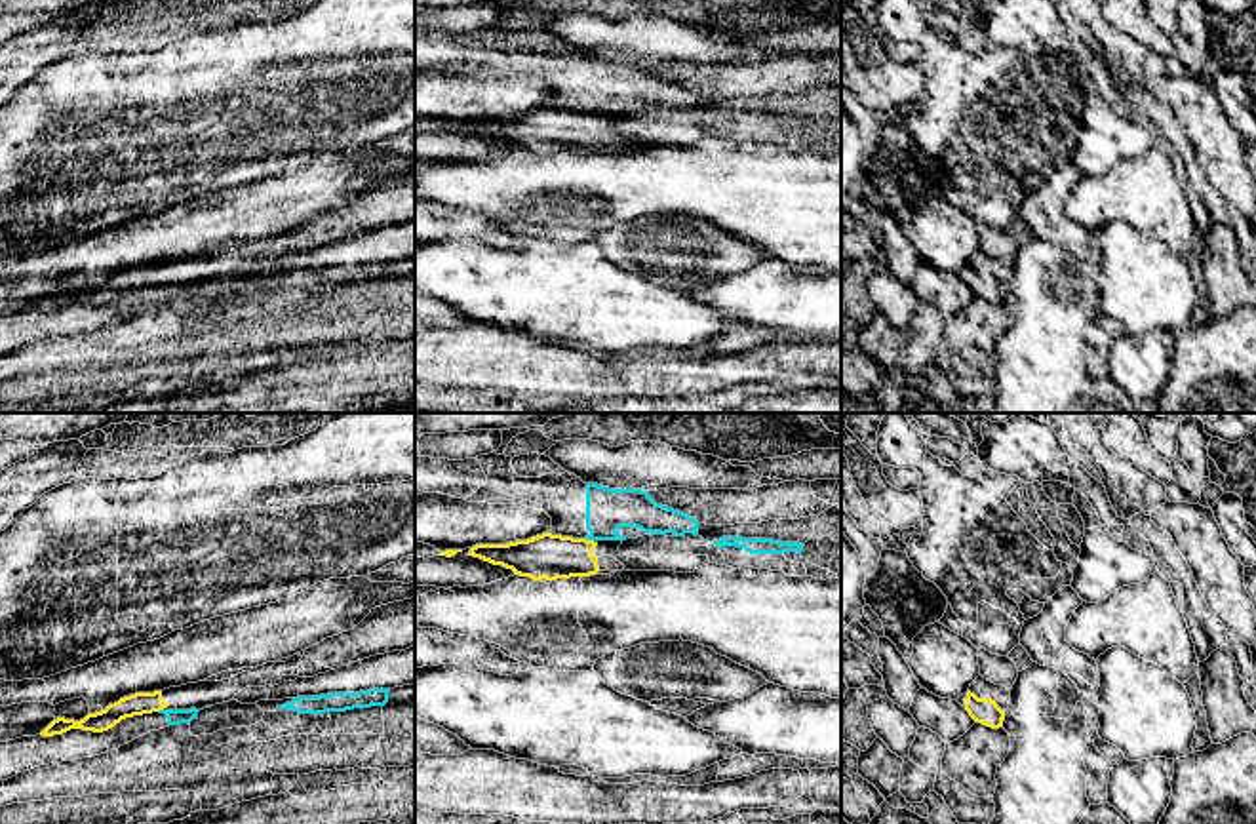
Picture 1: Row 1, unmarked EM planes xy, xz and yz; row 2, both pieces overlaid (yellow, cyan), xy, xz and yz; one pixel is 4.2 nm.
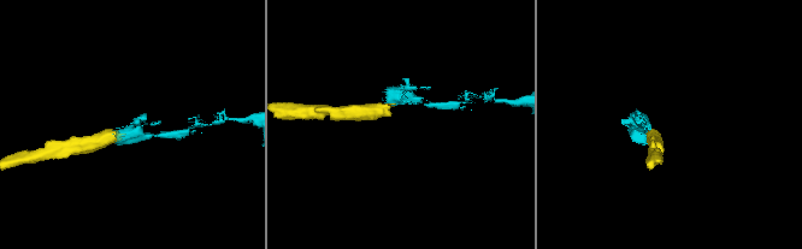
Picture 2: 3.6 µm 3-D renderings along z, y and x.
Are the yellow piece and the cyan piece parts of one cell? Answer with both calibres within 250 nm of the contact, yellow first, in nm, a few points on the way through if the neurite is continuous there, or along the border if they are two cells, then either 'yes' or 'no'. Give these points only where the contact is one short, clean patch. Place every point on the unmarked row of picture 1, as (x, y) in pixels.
190 nm thick on the yellow side, 180 nm on the other; border along xz (585, 111), (592, 115); no

